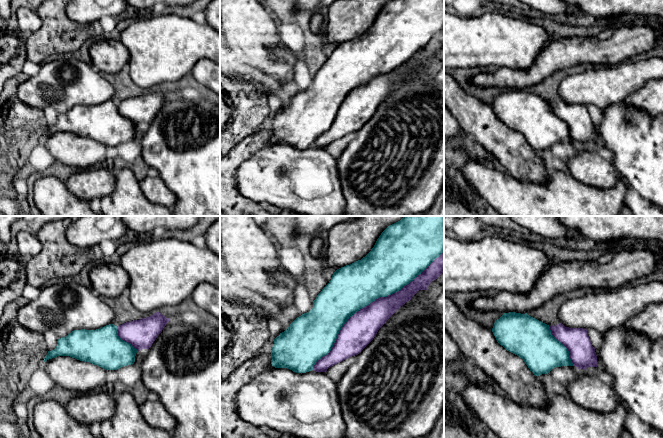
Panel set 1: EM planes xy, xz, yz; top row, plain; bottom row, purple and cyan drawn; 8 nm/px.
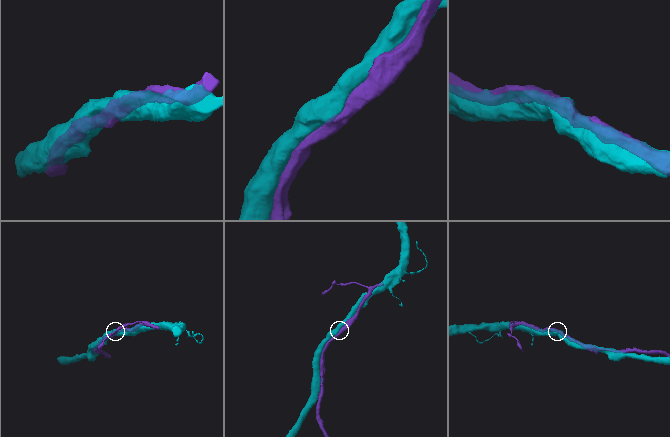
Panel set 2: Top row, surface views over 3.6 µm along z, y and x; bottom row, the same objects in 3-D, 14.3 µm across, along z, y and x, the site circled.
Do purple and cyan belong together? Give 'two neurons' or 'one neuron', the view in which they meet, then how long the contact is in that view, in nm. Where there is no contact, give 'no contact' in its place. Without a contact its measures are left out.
one neuron; meets purple in xz; contact 1400 nm long

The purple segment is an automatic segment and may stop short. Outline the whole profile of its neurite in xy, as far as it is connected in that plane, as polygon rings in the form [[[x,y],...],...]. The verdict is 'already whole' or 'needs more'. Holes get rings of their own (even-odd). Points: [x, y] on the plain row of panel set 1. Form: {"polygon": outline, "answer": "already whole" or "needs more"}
{"polygon": [[[156,88],[150,93],[129,97],[118,103],[109,100],[96,106],[74,106],[67,112],[59,114],[56,124],[48,127],[43,137],[57,132],[70,132],[97,141],[107,147],[117,146],[134,140],[136,129],[142,125],[149,125],[169,97],[170,94]]], "answer": "needs more"}

